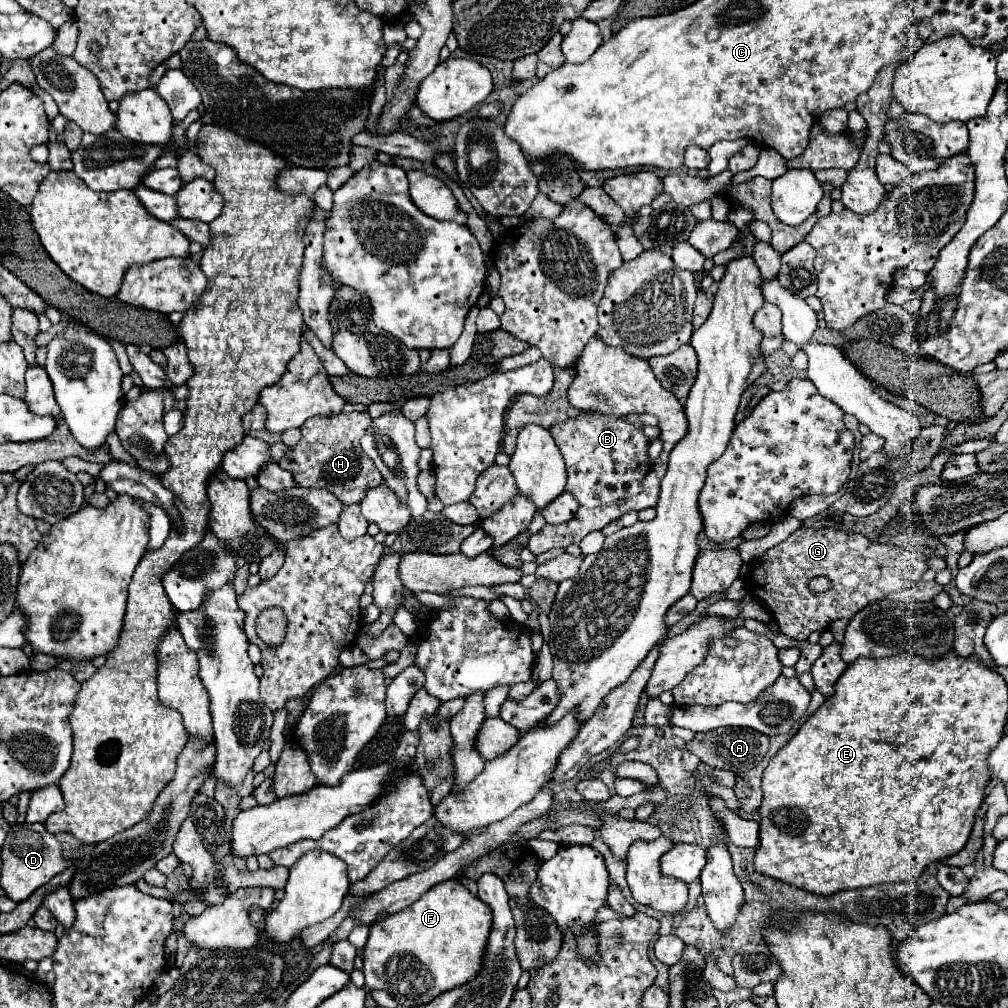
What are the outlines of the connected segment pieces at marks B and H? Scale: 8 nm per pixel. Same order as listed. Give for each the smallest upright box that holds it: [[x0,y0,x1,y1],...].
[[551,410,651,508],[279,412,383,504]]

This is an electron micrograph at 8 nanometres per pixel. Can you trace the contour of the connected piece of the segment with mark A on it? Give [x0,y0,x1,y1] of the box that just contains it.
[687,728,769,774]

